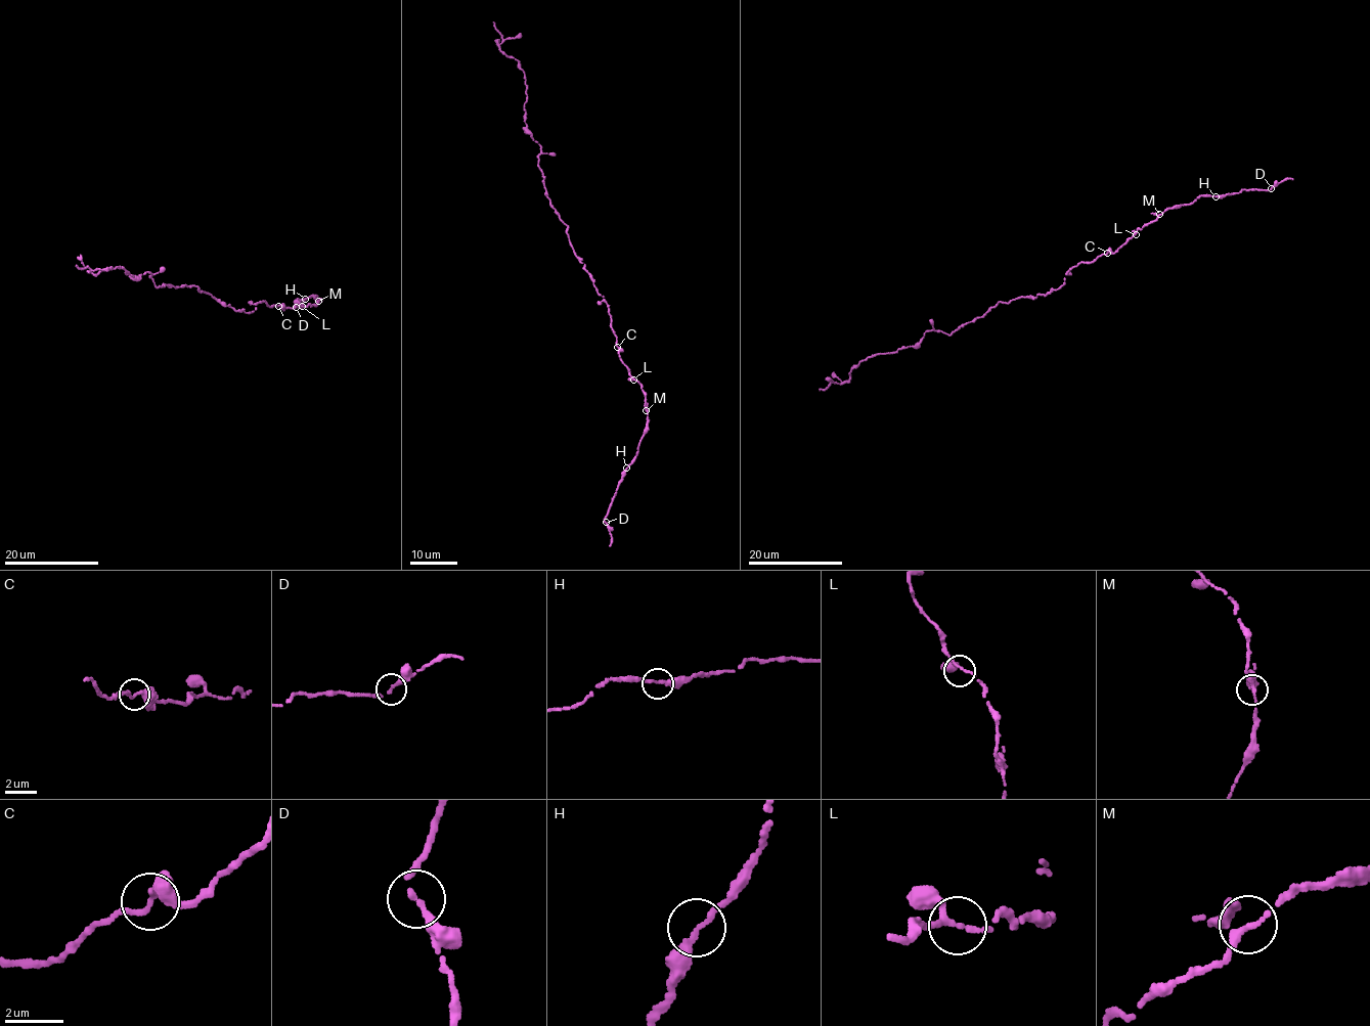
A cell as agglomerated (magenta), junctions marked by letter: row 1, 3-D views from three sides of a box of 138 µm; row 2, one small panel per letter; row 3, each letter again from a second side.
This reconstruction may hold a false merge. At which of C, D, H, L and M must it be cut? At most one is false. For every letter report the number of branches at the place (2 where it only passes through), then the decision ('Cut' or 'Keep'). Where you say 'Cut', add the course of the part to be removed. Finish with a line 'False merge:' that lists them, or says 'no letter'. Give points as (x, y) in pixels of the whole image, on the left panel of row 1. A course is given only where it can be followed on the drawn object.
C: Branches: 2. Keep
D: Branches: 2. Keep
H: Branches: 2. Keep
L: Branches: 2. Keep
M: Branches: 2. Keep
False merge: no letter

